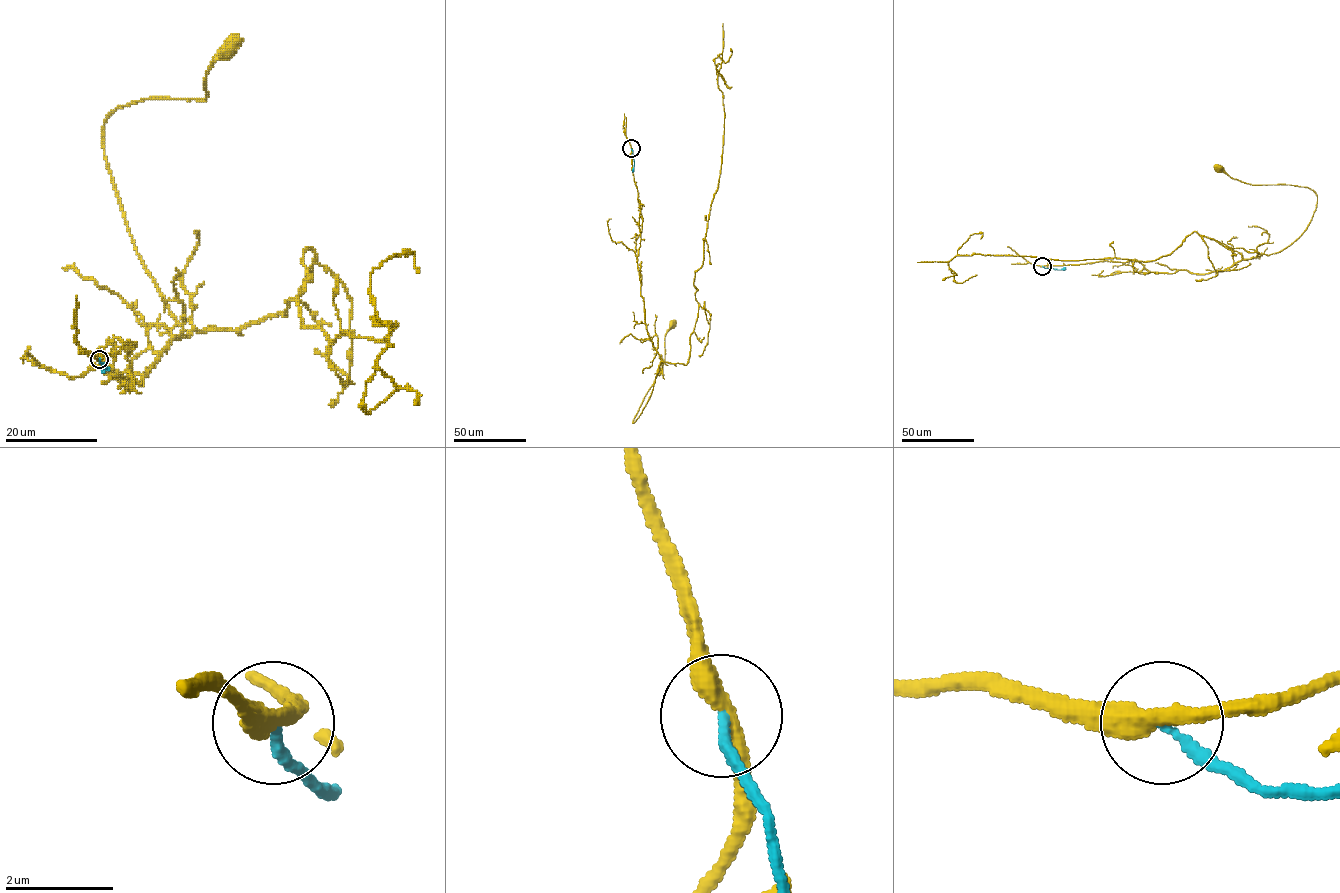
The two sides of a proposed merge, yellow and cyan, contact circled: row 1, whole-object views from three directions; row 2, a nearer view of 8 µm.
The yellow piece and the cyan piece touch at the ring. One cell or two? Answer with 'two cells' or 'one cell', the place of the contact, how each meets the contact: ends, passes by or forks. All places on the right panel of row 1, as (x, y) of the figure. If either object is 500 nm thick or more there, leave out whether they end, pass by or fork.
two cells; at (1042, 266); yellow passes by; cyan ends there

